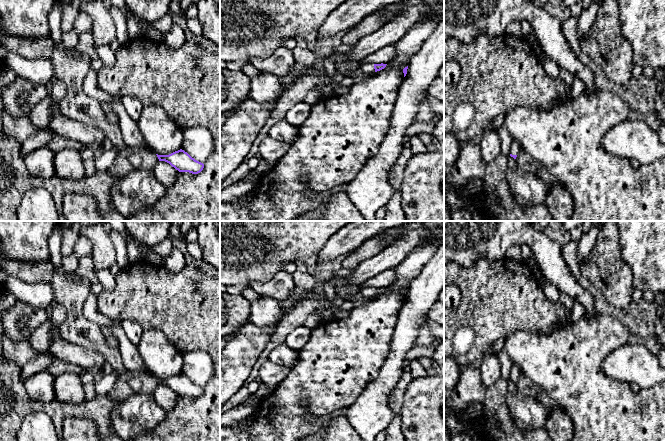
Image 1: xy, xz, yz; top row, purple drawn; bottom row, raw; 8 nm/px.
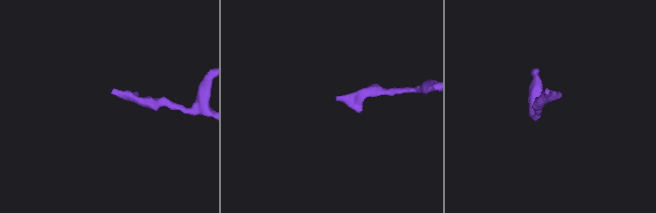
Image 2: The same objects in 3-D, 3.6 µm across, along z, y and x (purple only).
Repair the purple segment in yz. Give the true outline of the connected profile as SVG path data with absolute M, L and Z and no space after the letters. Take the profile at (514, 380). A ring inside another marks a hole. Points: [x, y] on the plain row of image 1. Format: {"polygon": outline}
{"polygon": "M513 363L510 370L510 380L516 383L518 377L521 375L520 368L517 364Z"}

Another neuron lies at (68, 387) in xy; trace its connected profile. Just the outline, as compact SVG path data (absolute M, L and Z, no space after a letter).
M64 373L54 377L56 400L63 403L81 403L85 399L84 383L76 373Z

